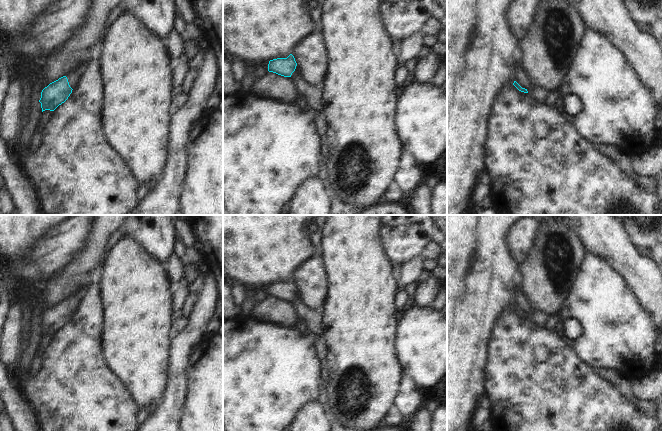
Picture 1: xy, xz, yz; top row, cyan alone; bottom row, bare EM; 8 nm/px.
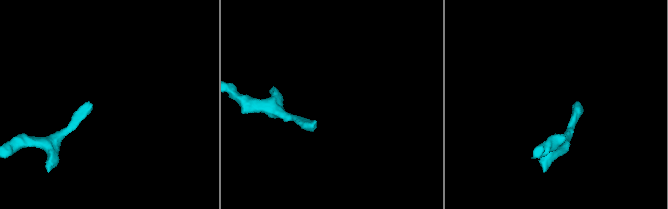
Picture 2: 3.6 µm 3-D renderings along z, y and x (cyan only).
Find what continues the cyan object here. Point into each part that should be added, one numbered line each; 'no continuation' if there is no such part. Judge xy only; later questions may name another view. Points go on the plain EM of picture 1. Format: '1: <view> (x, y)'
1: xy (73, 300)

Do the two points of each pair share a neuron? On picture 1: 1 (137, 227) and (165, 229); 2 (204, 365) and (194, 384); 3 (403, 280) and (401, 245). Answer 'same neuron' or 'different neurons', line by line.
1: same neuron
2: same neuron
3: different neurons

